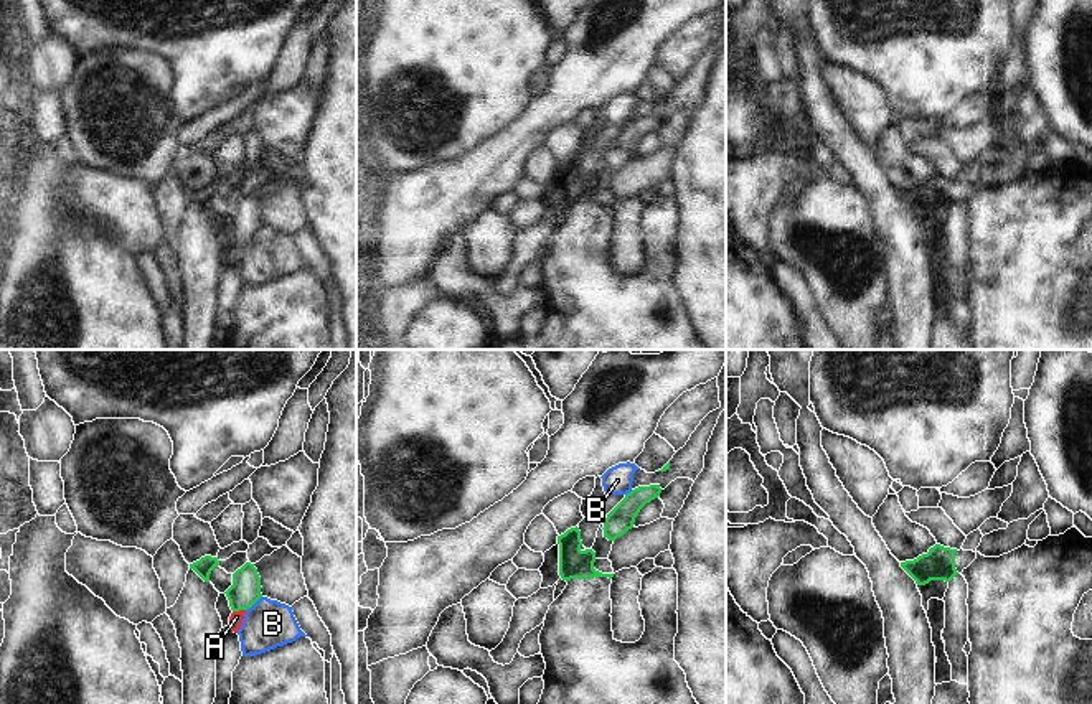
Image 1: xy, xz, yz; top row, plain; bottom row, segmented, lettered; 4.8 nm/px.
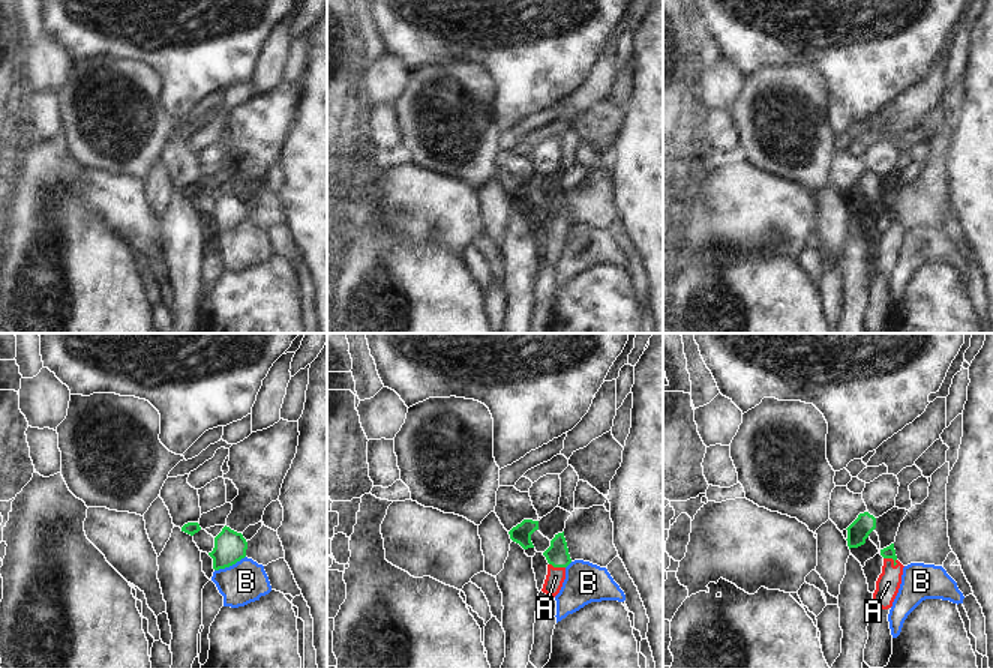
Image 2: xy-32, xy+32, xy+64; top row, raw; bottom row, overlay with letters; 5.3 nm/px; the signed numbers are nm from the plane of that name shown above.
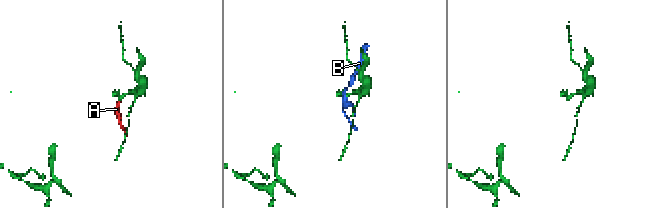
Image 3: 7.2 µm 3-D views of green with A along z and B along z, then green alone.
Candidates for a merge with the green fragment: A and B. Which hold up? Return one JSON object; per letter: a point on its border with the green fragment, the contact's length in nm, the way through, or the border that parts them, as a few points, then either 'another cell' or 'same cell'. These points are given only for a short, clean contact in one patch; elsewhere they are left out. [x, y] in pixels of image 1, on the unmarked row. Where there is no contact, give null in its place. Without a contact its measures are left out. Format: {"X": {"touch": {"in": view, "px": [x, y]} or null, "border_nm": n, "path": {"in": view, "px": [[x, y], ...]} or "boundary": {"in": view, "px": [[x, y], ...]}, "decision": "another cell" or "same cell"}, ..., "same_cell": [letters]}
{"A": {"touch": {"in": "xy", "px": [238, 241]}, "border_nm": 70, "path": {"in": "xy", "px": [[244, 223], [238, 241], [236, 248]]}, "decision": "same cell"}, "B": {"touch": {"in": "xy", "px": [253, 234]}, "border_nm": 110, "boundary": {"in": "xy", "px": [[261, 226], [246, 241]]}, "decision": "another cell"}, "same_cell": ["A"]}

